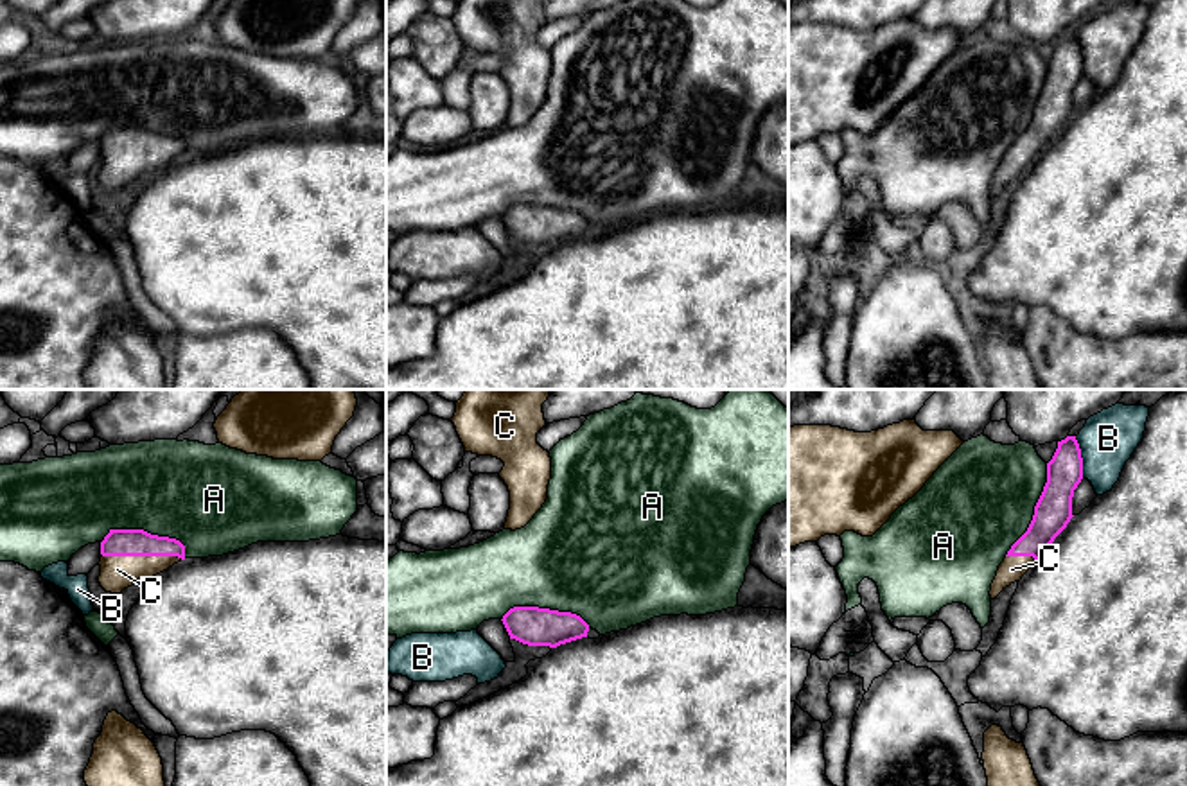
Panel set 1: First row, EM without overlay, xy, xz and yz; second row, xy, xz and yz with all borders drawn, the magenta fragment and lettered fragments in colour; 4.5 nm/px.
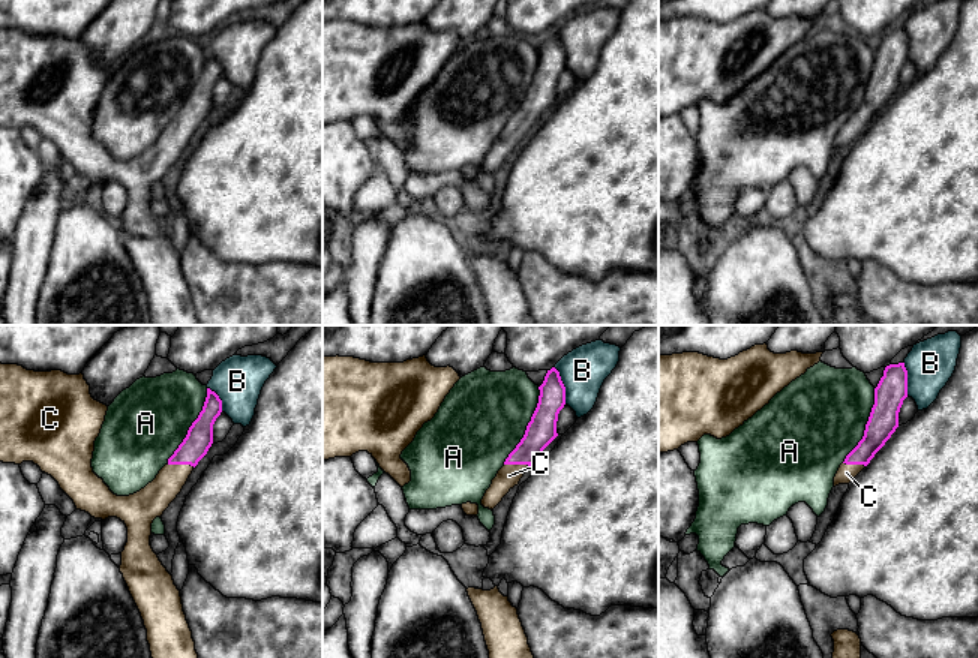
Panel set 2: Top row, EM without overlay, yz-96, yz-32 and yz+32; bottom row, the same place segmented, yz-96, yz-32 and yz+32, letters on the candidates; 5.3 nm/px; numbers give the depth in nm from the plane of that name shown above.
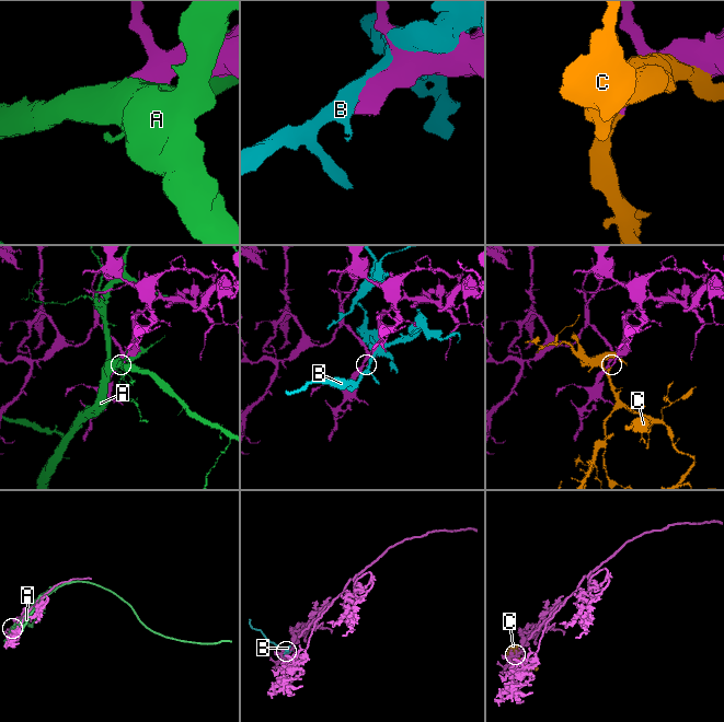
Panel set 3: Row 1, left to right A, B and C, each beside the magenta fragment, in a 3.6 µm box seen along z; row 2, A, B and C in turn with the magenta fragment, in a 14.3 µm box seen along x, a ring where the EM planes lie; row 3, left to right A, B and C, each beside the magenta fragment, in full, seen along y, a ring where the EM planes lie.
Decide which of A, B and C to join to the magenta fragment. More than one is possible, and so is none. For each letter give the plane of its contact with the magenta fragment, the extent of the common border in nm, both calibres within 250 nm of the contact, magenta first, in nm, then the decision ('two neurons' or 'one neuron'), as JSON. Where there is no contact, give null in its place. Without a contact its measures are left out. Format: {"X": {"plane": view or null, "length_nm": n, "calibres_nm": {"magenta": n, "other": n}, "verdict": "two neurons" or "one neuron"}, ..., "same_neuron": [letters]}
{"A": {"plane": "xy", "length_nm": 400, "calibres_nm": {"magenta": 130, "other": 440}, "verdict": "two neurons"}, "B": {"plane": "yz", "length_nm": 190, "calibres_nm": {"magenta": 160, "other": 260}, "verdict": "two neurons"}, "C": {"plane": "xy", "length_nm": 360, "calibres_nm": {"magenta": 130, "other": 160}, "verdict": "one neuron"}, "same_neuron": ["C"]}

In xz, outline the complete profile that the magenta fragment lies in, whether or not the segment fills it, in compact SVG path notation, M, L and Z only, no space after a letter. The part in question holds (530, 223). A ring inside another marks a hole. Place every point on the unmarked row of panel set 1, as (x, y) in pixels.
M514 205L503 214L510 233L528 244L550 244L587 235L589 223L576 212L539 205Z

